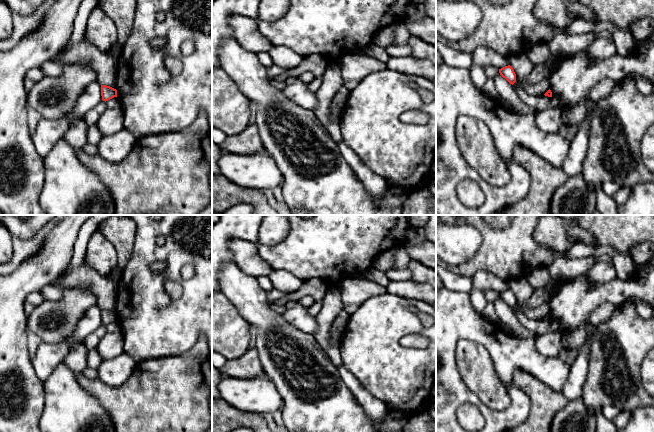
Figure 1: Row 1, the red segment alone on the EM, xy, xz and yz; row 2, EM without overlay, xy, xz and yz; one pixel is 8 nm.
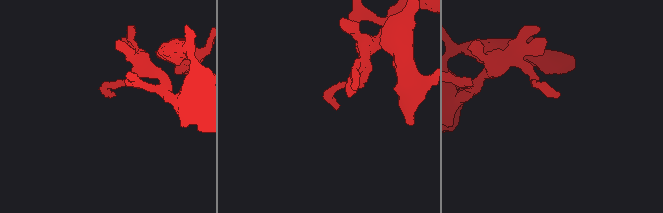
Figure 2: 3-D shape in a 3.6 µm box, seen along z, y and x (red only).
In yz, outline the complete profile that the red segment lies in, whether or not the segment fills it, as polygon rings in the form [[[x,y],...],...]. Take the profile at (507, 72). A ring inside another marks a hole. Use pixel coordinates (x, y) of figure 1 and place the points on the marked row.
[[[510,65],[505,66],[505,67],[501,68],[501,69],[499,69],[499,73],[510,84],[513,85],[516,82],[516,74],[515,74],[513,68]]]

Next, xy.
[[[101,85],[101,96],[103,101],[108,101],[114,97],[117,97],[117,90],[106,85]]]

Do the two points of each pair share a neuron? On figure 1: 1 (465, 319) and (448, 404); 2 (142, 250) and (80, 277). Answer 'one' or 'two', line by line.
1: one
2: two

